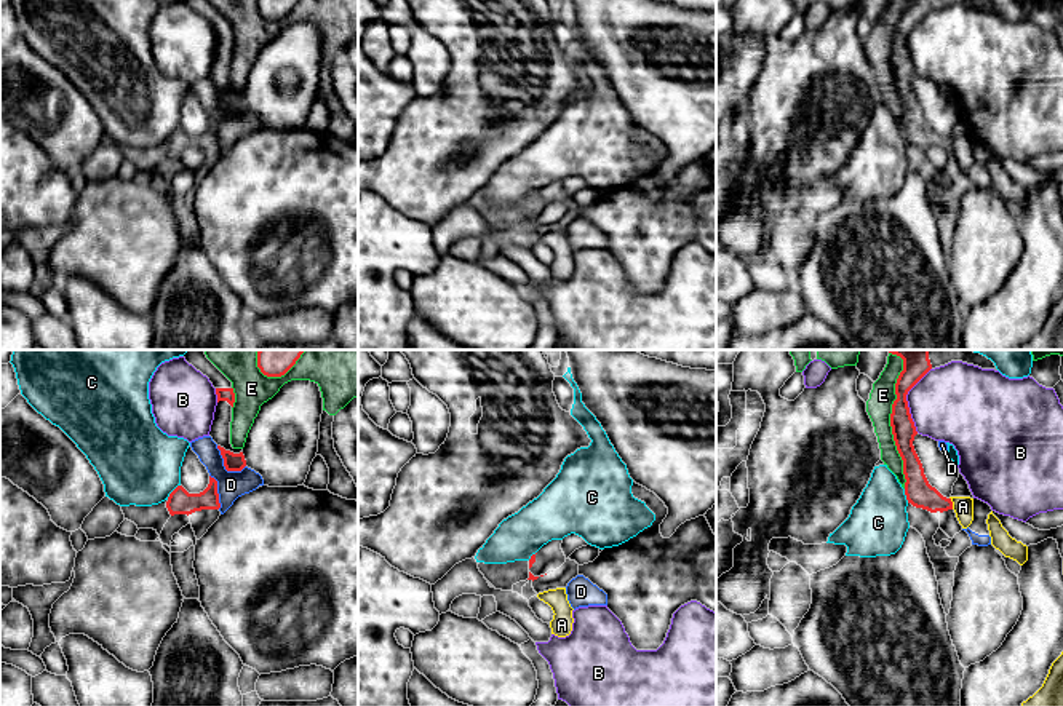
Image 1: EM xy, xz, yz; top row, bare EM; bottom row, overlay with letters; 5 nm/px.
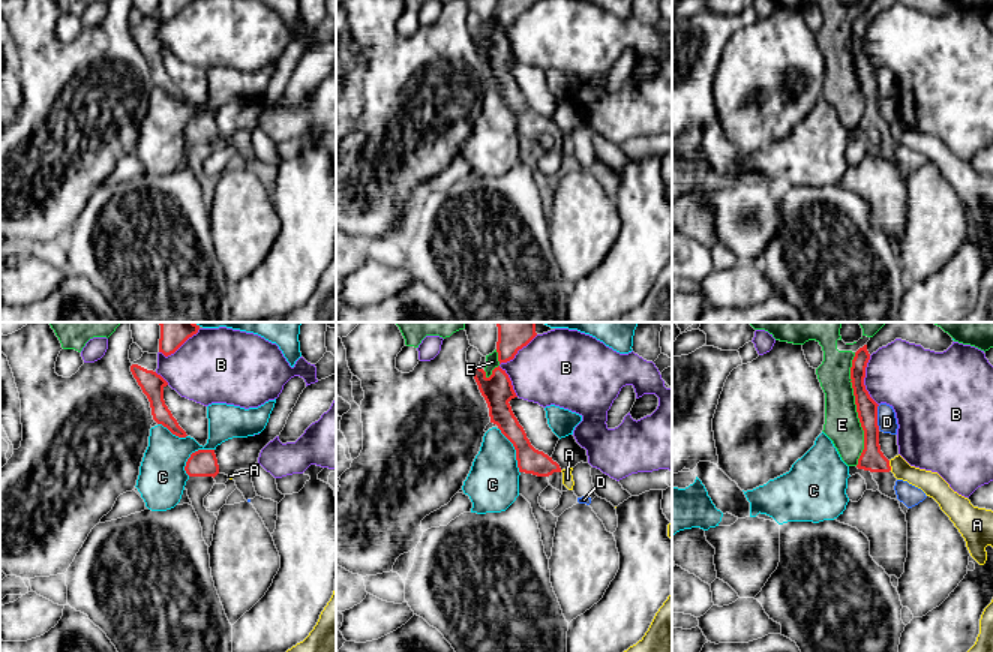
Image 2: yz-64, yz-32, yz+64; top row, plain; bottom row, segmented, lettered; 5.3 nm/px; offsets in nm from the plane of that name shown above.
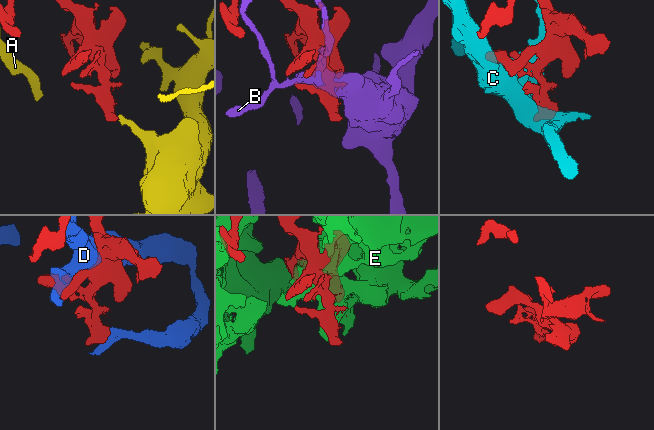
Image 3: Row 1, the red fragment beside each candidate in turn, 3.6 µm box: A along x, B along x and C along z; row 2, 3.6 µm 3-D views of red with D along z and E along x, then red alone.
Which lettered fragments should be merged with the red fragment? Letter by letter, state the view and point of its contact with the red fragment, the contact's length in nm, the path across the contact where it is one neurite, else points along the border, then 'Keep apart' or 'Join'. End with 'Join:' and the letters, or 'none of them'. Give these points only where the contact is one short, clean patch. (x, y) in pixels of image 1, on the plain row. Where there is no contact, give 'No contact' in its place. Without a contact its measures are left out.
A: Touches red at yz (951, 146). Shared border 70 nm. Boundary: yz (950, 139), (953, 150). Keep apart
B: Touches red at yz (905, 42). Shared border 340 nm. Keep apart
C: Touches red at xy (171, 134). Shared border 100 nm. Keep apart
D: Touches red at xy (224, 107). Shared border 190 nm. Keep apart
E: Touches red at yz (891, 66). Shared border 650 nm. Keep apart
Join: none of them

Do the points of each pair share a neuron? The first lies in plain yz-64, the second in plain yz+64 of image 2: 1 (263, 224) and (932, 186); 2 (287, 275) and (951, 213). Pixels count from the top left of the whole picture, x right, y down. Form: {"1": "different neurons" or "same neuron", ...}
{"1": "same neuron", "2": "different neurons"}

